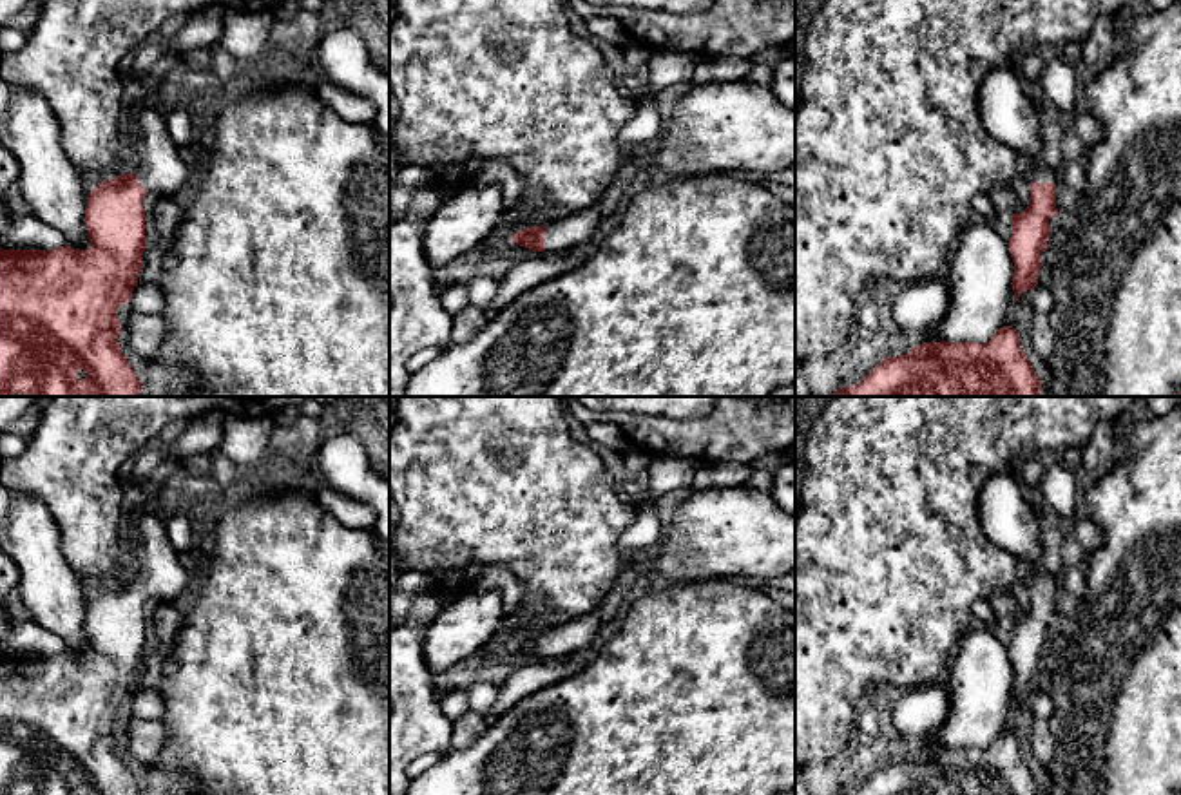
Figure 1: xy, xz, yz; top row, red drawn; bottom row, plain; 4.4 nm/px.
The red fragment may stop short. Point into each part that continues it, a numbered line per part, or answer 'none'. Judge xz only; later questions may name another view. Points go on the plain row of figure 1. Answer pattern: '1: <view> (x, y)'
1: xz (575, 632)

